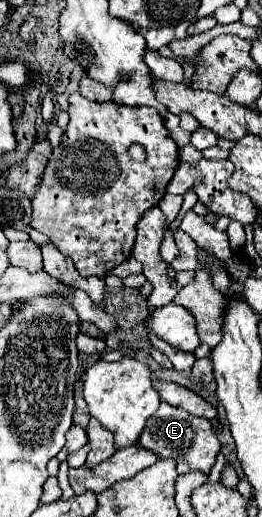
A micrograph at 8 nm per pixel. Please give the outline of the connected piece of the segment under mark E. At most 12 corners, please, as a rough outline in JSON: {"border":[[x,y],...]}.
{"border":[[166,402],[138,446],[178,474],[210,472],[220,440],[210,420]]}

